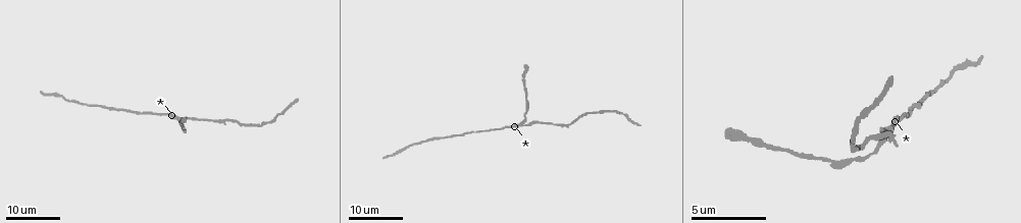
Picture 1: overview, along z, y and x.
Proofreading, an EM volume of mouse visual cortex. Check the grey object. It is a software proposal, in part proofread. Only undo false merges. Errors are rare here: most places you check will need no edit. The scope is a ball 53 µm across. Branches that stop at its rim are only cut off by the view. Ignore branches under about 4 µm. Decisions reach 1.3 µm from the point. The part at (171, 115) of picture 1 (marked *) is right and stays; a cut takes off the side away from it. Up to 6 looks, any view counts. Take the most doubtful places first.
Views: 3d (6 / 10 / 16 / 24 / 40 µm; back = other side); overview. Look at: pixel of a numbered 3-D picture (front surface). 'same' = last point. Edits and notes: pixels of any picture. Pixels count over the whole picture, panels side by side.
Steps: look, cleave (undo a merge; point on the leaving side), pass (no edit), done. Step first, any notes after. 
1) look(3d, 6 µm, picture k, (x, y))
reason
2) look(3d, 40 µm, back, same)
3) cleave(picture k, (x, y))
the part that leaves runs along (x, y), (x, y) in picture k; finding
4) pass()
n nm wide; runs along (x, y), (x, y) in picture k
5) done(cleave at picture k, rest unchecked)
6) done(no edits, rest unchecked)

look(3d, 24 µm, picture 1, (524, 123))
a fork

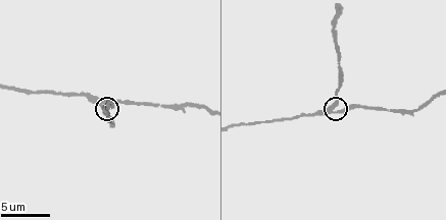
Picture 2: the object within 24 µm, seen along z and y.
look(3d, 10 µm, picture 2, (332, 107))

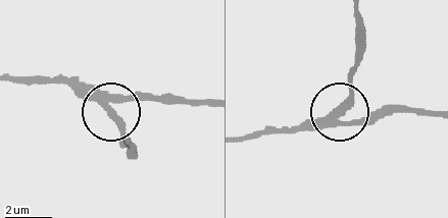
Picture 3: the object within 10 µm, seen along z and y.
pass()
3 arms; runs along (307, 127), (334, 116), (350, 93), (351, 71) in picture 3; continuous, no second neuron

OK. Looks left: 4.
look(3d, 16 µm, picture 2, (264, 120))
thin neck

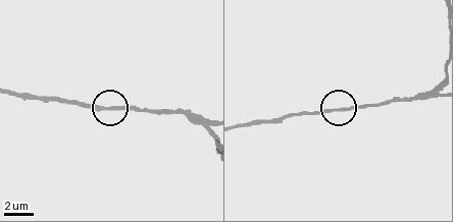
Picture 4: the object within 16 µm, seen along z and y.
pass()
runs along (188, 114), (62, 103) in picture 4; one neuron here

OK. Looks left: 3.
done(no edits, rest unchecked)

